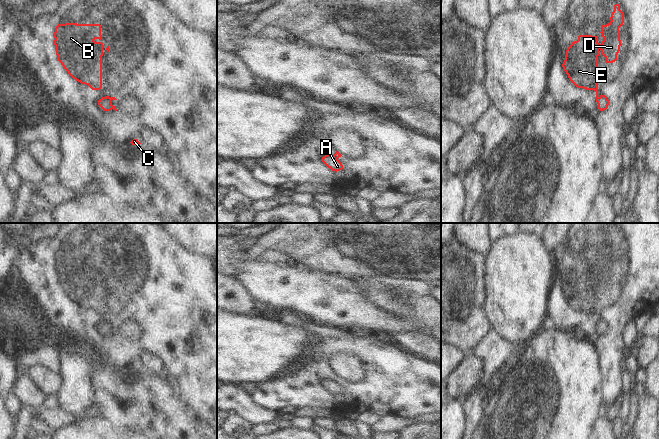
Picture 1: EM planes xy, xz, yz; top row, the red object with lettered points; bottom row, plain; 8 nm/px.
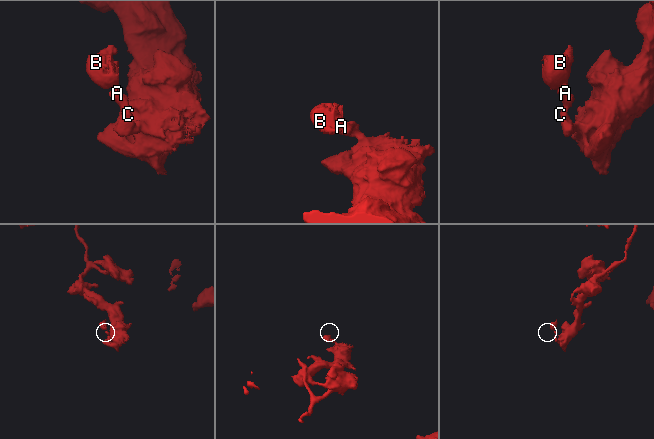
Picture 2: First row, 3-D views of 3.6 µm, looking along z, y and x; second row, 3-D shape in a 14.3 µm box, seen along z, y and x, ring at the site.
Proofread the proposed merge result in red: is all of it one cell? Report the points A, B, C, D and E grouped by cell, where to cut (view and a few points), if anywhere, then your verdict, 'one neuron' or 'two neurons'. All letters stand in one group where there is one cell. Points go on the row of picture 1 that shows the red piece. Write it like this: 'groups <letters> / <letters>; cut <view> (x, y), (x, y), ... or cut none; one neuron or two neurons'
groups A C / B D E; cut yz (599, 97), (597, 103); two neurons

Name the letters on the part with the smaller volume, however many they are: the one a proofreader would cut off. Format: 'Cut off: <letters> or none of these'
Cut off: B, D, E

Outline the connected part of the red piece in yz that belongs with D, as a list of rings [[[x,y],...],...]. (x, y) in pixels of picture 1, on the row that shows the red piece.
[[[620,4],[614,5],[610,22],[601,26],[601,36],[604,40],[599,44],[598,36],[579,35],[578,40],[566,50],[562,67],[569,80],[577,87],[596,92],[598,103],[598,56],[605,57],[606,63],[617,60],[620,51],[621,40],[619,28],[624,23],[624,12],[620,10]]]

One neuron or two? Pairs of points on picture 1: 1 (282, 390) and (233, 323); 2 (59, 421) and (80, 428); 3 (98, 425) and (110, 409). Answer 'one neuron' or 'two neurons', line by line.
1: two neurons
2: two neurons
3: two neurons

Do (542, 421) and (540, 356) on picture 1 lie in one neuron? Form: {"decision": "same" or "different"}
{"decision": "same"}

